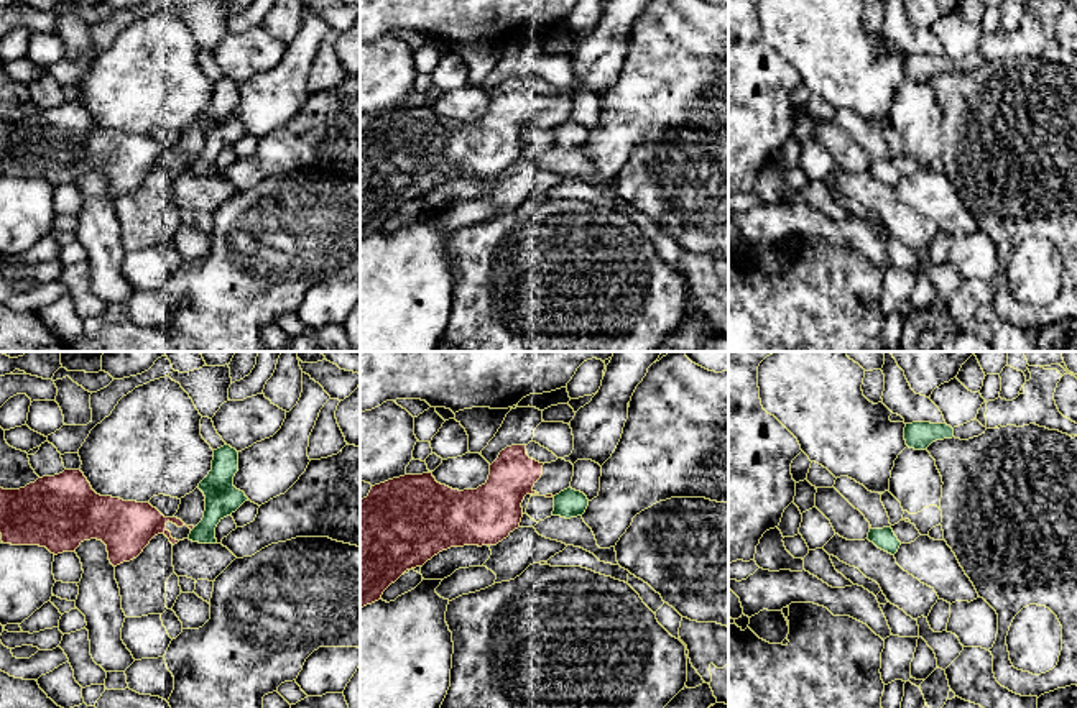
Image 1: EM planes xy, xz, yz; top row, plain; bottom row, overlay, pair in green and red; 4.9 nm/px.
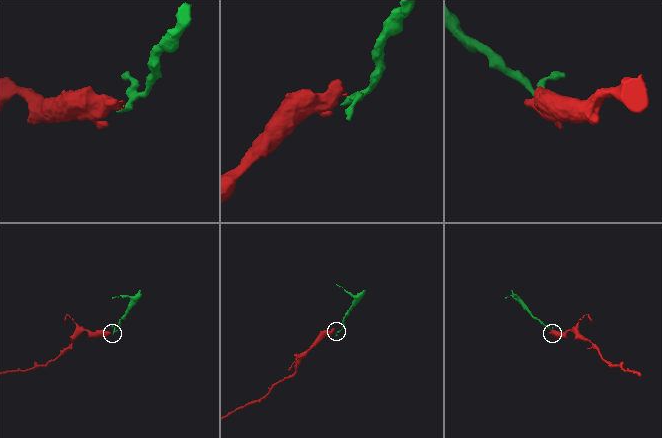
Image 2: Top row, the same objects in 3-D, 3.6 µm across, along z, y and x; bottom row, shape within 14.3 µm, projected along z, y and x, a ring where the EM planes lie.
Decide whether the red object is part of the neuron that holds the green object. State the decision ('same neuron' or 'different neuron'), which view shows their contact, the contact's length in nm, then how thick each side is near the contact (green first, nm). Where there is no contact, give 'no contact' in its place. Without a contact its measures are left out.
different neuron | xy | 30 nm | 170/20 nm

